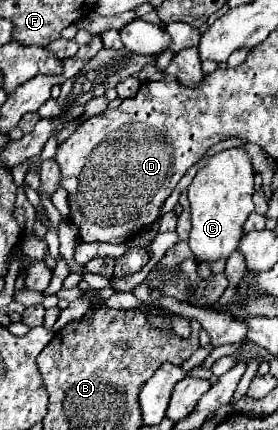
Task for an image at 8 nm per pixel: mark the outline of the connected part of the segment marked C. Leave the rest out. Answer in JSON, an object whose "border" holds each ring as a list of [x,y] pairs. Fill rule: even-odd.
{"border":[[[226,149],[208,159],[208,165],[200,169],[188,187],[190,199],[190,221],[192,231],[188,245],[202,265],[212,265],[218,259],[228,259],[242,237],[242,225],[254,211],[254,169],[248,155],[240,149]]]}

